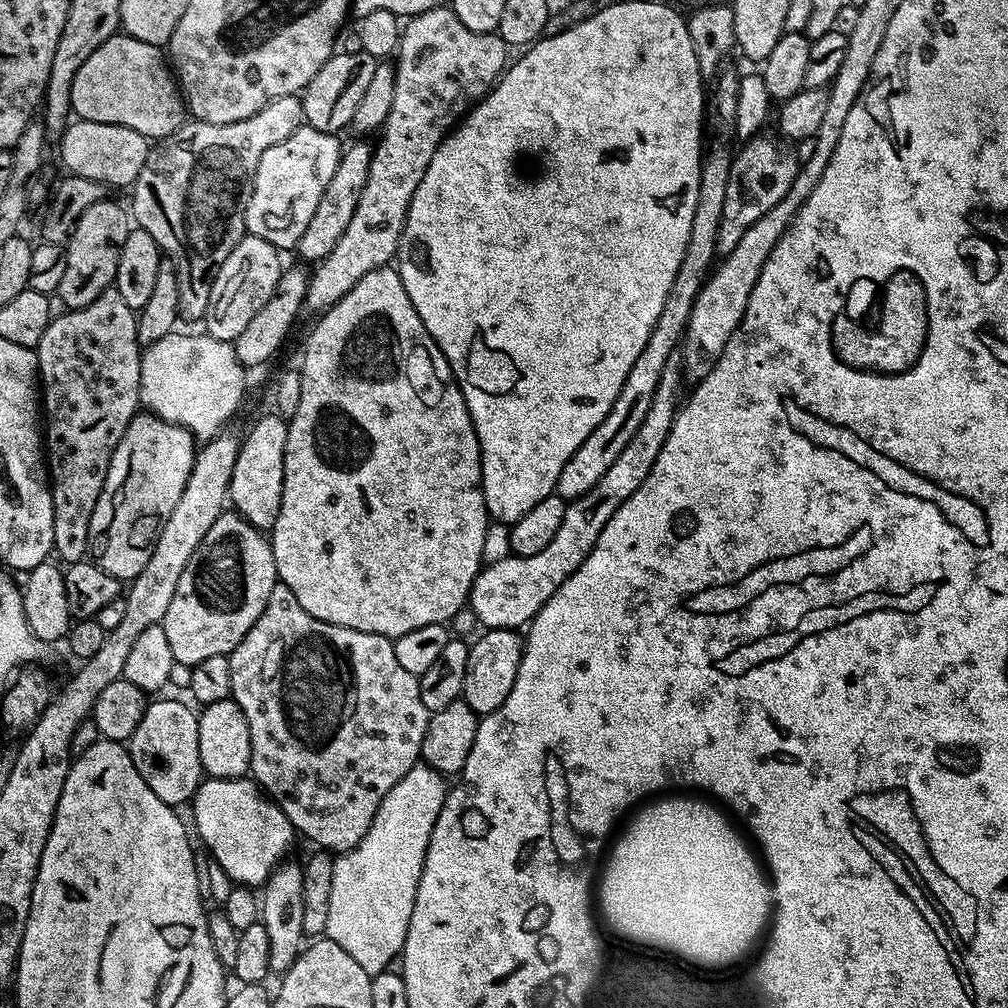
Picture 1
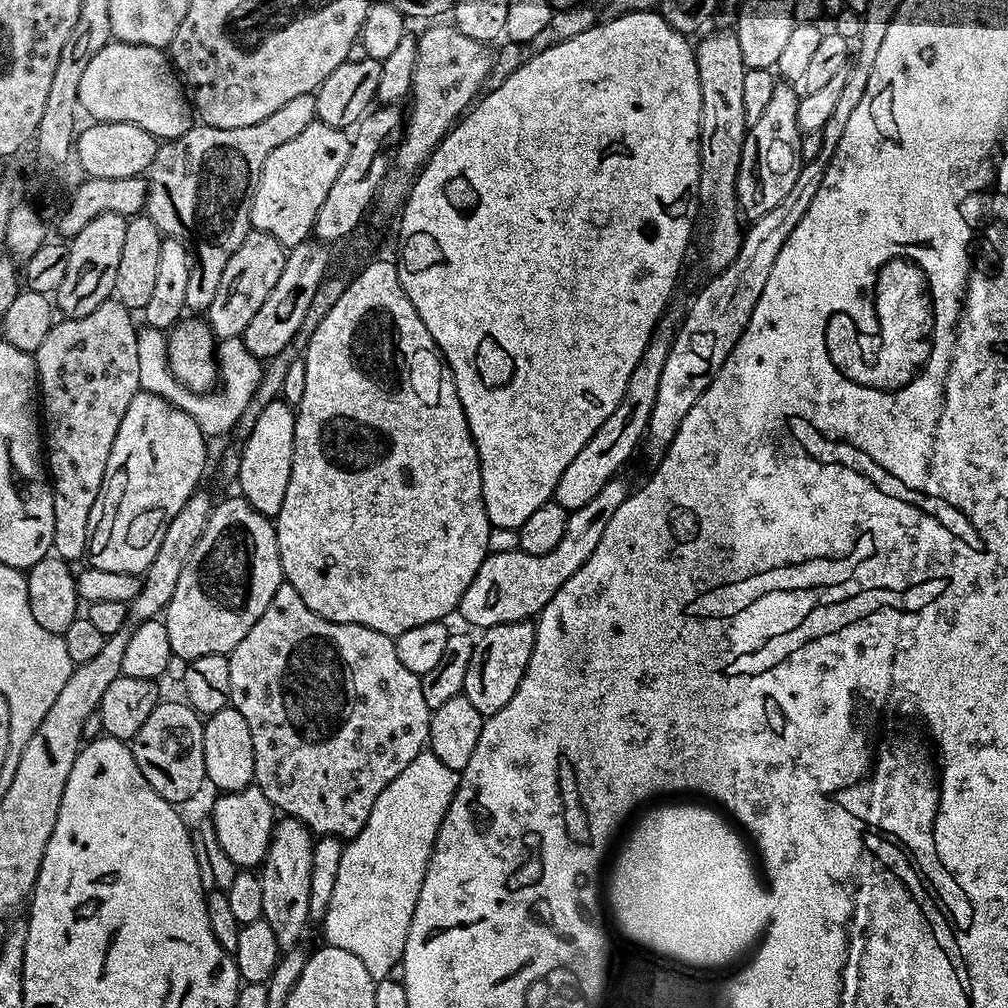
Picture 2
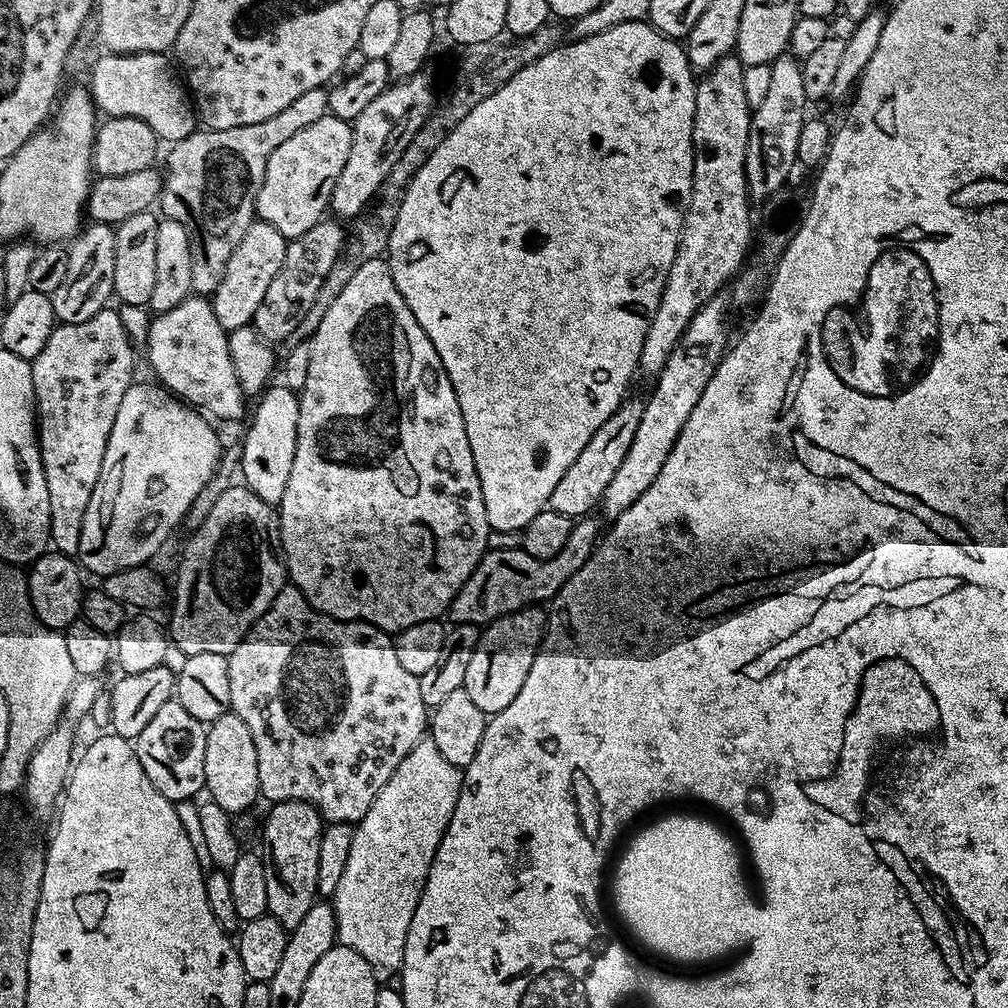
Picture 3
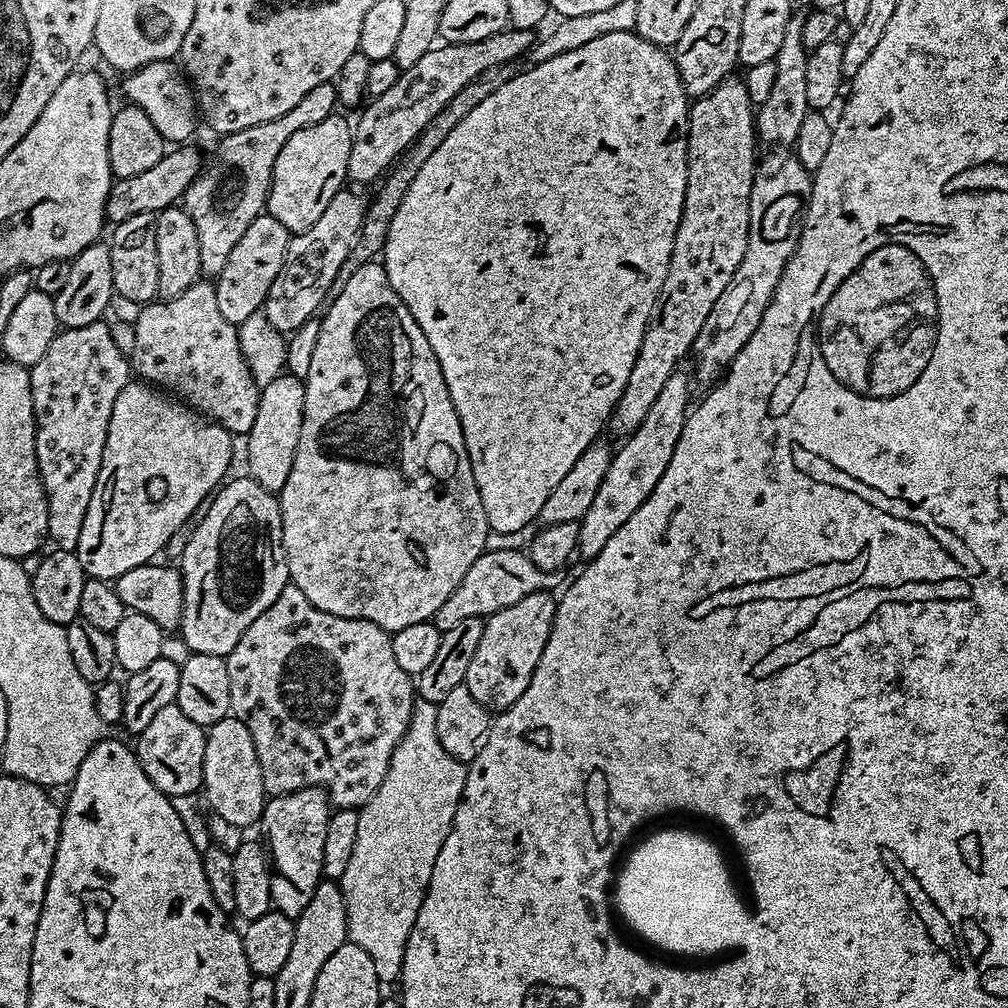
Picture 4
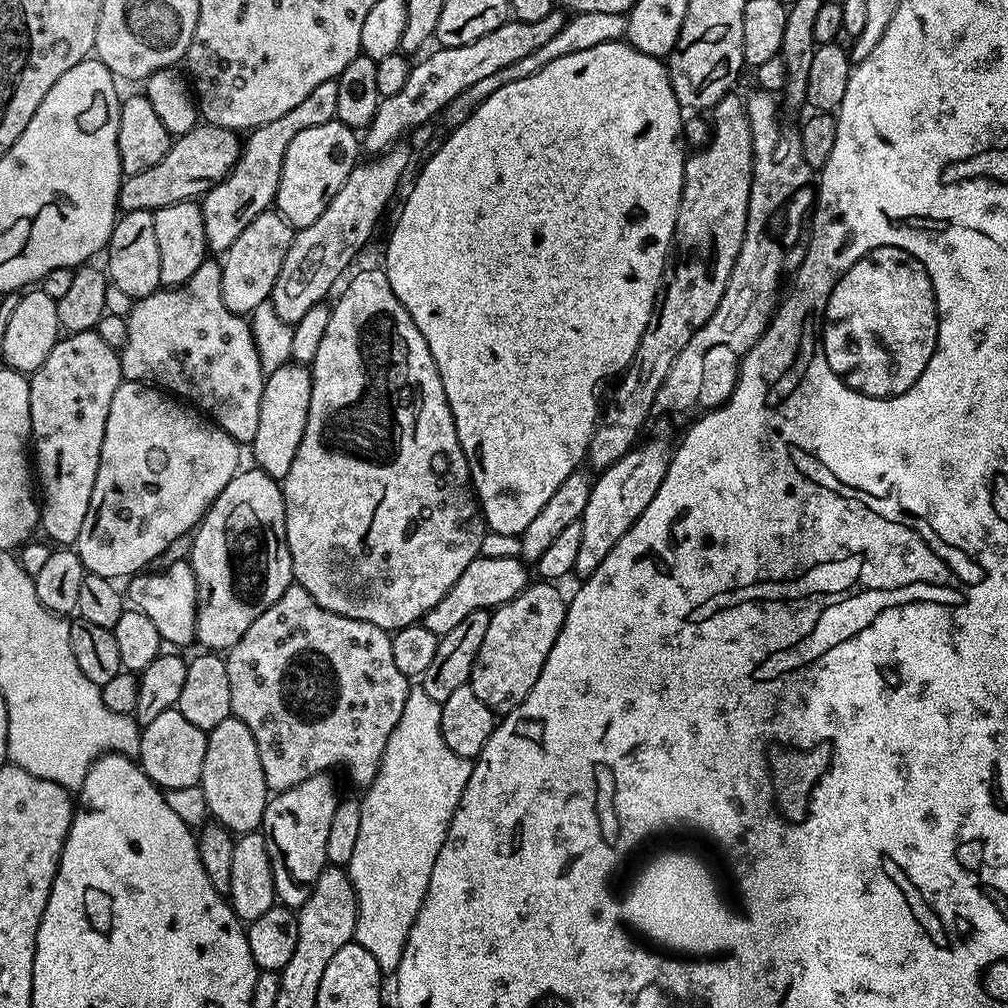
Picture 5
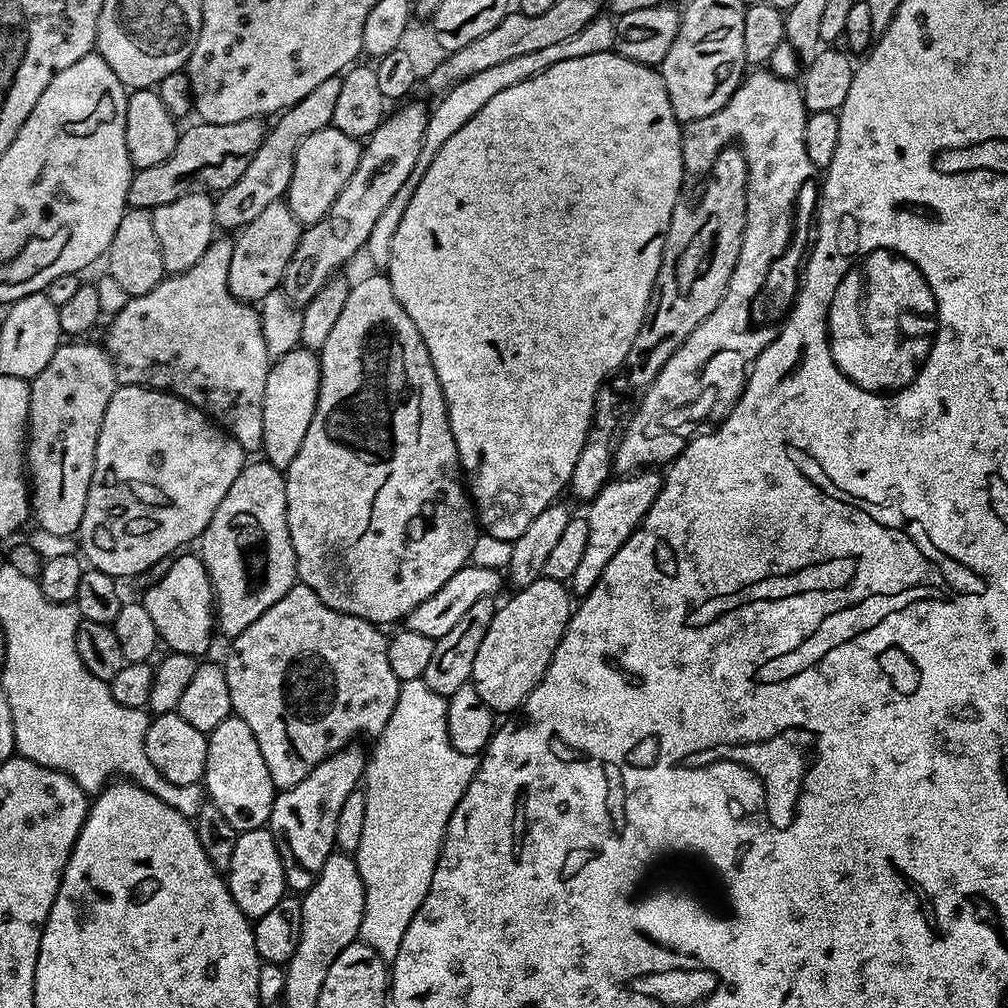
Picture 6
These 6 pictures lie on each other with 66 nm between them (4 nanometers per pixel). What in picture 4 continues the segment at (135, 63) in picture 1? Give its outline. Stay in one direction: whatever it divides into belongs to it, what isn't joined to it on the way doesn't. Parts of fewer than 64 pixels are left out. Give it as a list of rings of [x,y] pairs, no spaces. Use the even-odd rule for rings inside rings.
[[[175,59],[150,62],[139,68],[137,72],[131,73],[125,80],[128,80],[124,84],[124,92],[128,95],[127,103],[135,104],[144,111],[146,118],[154,122],[162,139],[166,142],[191,141],[188,139],[196,132],[196,120],[198,124],[196,98],[191,84],[188,83]]]

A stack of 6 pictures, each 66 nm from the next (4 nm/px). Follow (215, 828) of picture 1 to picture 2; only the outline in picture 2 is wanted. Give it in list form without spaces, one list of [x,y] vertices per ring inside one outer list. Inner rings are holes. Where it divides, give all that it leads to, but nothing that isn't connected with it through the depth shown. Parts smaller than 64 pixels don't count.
[[[255,786],[243,788],[240,792],[226,792],[217,795],[212,808],[212,828],[216,831],[216,844],[224,856],[240,870],[252,870],[265,863],[268,847],[272,841],[272,830],[278,819],[277,809]]]

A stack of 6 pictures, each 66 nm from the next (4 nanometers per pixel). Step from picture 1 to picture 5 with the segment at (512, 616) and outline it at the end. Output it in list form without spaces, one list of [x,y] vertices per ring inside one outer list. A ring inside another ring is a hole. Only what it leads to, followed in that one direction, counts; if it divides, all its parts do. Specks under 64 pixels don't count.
[[[477,556],[466,570],[462,570],[462,578],[454,582],[451,590],[425,614],[423,623],[436,636],[445,636],[466,614],[474,614],[474,610],[495,610],[502,607],[506,602],[510,602],[520,592],[523,592],[530,583],[530,577],[526,569],[525,561],[511,556],[510,558],[486,558]]]

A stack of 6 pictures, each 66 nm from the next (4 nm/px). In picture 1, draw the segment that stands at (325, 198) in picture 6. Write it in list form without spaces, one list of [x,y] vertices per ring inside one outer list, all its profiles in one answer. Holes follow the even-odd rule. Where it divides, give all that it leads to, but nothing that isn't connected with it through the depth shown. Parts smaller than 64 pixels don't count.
[[[301,126],[290,134],[278,146],[270,146],[266,154],[262,154],[262,162],[258,162],[258,170],[254,174],[250,202],[246,206],[246,218],[244,226],[249,236],[266,238],[278,250],[295,249],[296,243],[306,234],[306,225],[310,218],[314,218],[314,210],[318,210],[318,202],[322,194],[326,194],[326,186],[330,186],[330,178],[334,178],[334,170],[338,170],[338,162],[342,155],[342,143],[339,135],[314,130],[307,126]]]

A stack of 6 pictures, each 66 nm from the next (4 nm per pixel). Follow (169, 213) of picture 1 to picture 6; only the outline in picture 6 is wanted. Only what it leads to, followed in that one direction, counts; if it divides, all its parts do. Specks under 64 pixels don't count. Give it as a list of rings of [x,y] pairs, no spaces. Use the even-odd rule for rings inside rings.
[[[340,76],[326,78],[326,82],[314,86],[314,90],[310,90],[310,94],[302,98],[302,102],[298,102],[292,108],[284,109],[275,117],[276,125],[273,128],[271,125],[265,131],[262,146],[258,154],[254,154],[250,166],[246,166],[246,174],[242,174],[242,178],[238,178],[234,186],[224,189],[215,197],[216,223],[221,229],[244,228],[250,222],[254,222],[254,218],[258,218],[258,214],[262,214],[266,206],[270,206],[275,200],[285,199],[290,186],[290,174],[294,174],[294,154],[298,146],[306,138],[310,138],[310,134],[331,125],[334,106],[337,105],[341,89]]]

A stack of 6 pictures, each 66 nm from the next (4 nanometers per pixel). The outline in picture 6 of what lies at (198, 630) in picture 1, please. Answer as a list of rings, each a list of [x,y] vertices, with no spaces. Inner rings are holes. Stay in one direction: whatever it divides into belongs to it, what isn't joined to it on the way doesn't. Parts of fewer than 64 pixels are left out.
[[[257,459],[257,464],[245,463],[244,468],[234,478],[234,486],[226,490],[226,498],[218,502],[218,510],[198,538],[198,555],[206,566],[212,583],[214,597],[214,620],[228,638],[242,634],[254,618],[262,618],[278,598],[282,598],[292,585],[297,583],[296,555],[290,542],[290,530],[286,522],[286,482],[285,473],[269,464],[267,460]]]

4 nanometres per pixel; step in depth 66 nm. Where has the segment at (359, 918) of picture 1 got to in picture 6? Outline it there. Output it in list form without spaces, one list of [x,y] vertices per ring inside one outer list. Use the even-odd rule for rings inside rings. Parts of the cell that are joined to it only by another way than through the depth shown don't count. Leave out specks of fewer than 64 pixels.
[[[423,678],[403,681],[400,707],[390,714],[390,722],[386,722],[366,760],[362,781],[366,823],[362,826],[362,842],[358,842],[358,850],[354,854],[358,874],[364,883],[364,913],[359,939],[370,945],[386,962],[395,960],[402,946],[402,934],[406,934],[410,926],[410,918],[414,918],[430,890],[440,847],[444,844],[444,832],[462,794],[466,794],[474,774],[480,769],[477,757],[454,750],[448,741],[447,713],[447,699],[434,694]]]

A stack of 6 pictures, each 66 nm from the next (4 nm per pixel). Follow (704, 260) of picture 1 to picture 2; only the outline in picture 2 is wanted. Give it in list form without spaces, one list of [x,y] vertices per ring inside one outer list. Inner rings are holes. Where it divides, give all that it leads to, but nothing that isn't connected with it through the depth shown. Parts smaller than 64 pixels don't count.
[[[672,310],[665,311],[661,316],[659,324],[652,331],[652,337],[648,339],[646,350],[642,358],[638,358],[638,366],[634,366],[634,374],[630,374],[630,382],[626,382],[626,390],[622,390],[622,398],[618,406],[614,406],[610,418],[598,426],[598,430],[574,454],[574,459],[566,470],[562,470],[562,478],[558,478],[558,486],[554,497],[555,503],[568,509],[569,513],[577,512],[606,482],[610,482],[617,475],[616,472],[632,456],[632,451],[636,448],[636,443],[645,439],[650,414],[654,408],[654,398],[658,396],[658,378],[662,378],[662,366],[666,366],[666,358],[670,354],[670,346],[676,337],[678,327],[678,316]]]

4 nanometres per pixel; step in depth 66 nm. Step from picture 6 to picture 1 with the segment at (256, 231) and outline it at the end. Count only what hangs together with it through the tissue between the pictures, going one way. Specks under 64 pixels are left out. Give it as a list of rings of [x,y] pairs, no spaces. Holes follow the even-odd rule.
[[[244,235],[230,250],[230,258],[222,262],[216,270],[216,277],[210,290],[210,306],[205,314],[202,324],[206,326],[207,335],[219,340],[236,341],[238,334],[246,330],[250,318],[266,306],[266,302],[274,293],[280,281],[282,263],[280,264],[281,253],[266,238]]]

